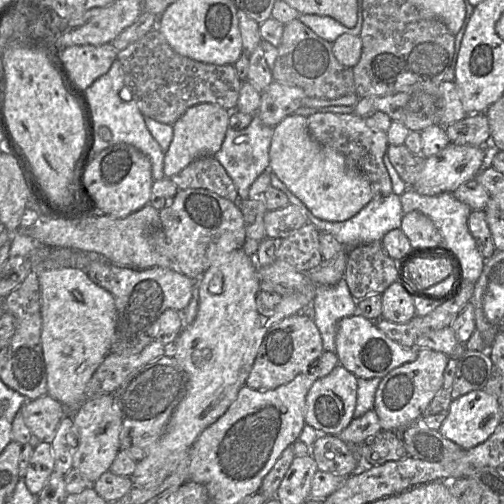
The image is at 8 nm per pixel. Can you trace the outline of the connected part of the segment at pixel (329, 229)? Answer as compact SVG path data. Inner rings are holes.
M271 171L271 186L281 190L288 198L290 204L297 206L301 212L307 217L308 223L314 225L320 232L326 232L331 234L337 241L339 241L345 249L350 249L358 245L364 245L369 243L381 243L382 238L389 231L398 229L401 227L402 217L404 215L400 196L391 193L386 197L374 197L363 209L361 209L352 218L340 221L332 222L325 221L315 217L310 210L298 199L287 186Z

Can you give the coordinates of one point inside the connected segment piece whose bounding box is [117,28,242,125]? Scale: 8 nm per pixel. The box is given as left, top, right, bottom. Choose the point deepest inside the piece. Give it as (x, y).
(164, 84)

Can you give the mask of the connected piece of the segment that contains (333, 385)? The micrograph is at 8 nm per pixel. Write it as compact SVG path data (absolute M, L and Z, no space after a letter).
M338 364L327 376L314 382L306 395L305 424L313 427L319 435L338 435L354 418L357 399L357 377Z

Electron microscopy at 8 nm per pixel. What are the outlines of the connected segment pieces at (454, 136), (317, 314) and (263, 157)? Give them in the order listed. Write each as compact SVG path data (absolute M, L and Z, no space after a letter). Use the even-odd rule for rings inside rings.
M485 113L467 116L445 128L451 144L486 146L490 144L490 129Z
M344 278L333 286L315 285L310 316L320 332L324 351L335 353L337 323L356 313L357 301L352 297Z
M253 115L251 123L245 129L227 129L220 150L213 156L235 184L239 200L248 199L251 184L268 168L272 136L273 127L265 125L258 115Z

